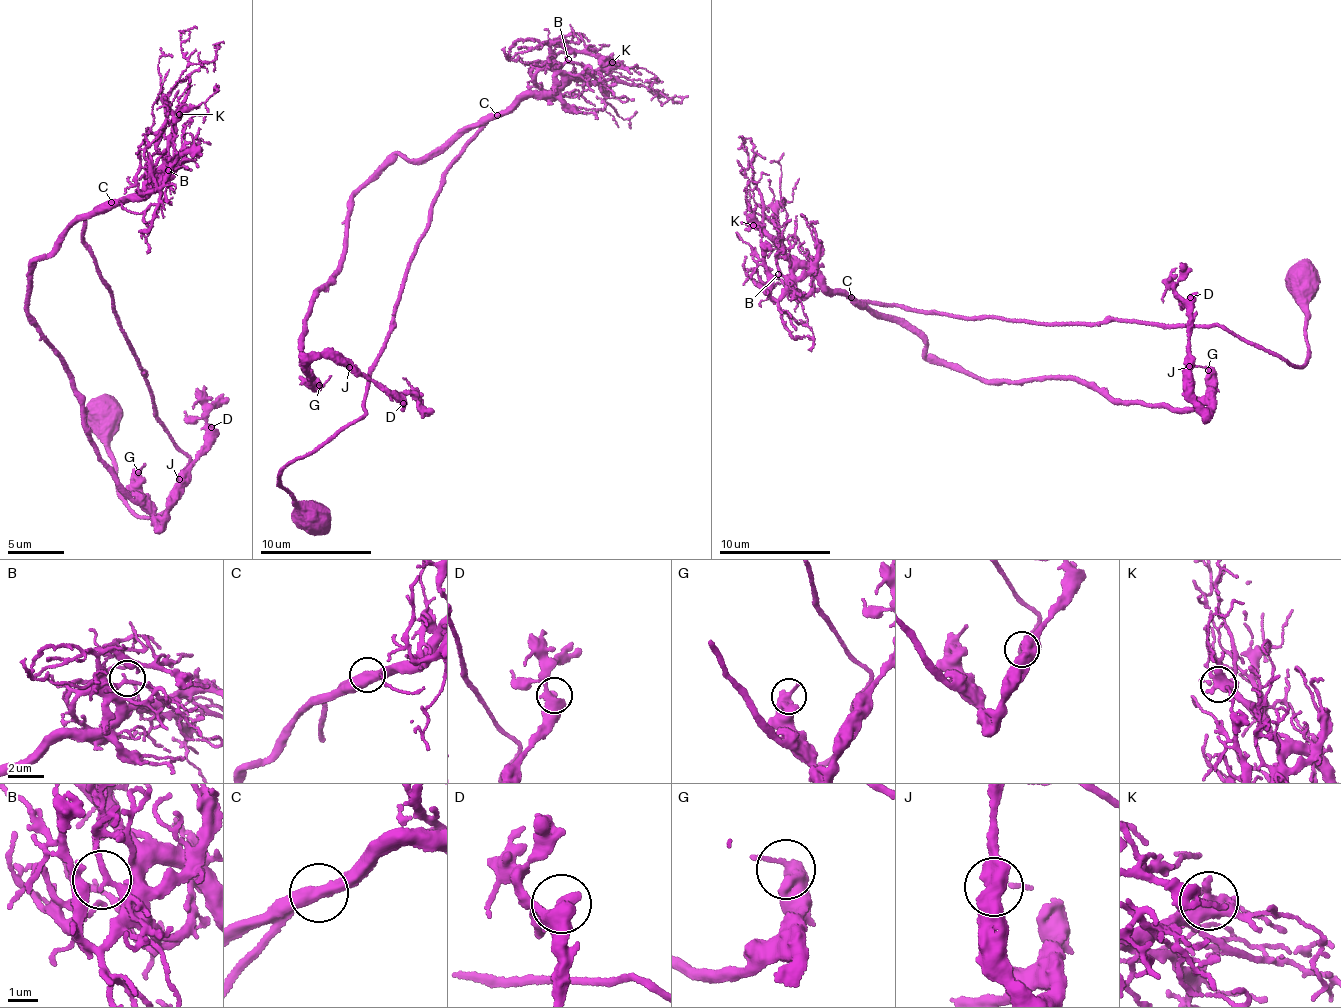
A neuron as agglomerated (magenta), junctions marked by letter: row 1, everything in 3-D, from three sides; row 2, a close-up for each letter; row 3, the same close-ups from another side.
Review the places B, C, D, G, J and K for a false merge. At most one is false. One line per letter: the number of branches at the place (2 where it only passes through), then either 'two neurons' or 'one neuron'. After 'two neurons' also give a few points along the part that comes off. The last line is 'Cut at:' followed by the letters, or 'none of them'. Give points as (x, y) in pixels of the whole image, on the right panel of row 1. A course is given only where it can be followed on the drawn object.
B: 2 branches meet; one neuron
C: 2 branches meet; one neuron
D: 2 branches meet; one neuron
G: 2 branches meet; one neuron
J: 2 branches meet; one neuron
K: 4 branches meet; one neuron
Cut at: none of them

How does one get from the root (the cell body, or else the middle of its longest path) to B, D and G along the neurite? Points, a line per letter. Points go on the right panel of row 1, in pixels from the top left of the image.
B: (1302, 280), (1308, 359), (1299, 367), (1218, 323), (968, 321), (862, 303), (805, 268), (778, 274)
D: (1302, 280), (1299, 367), (1218, 323), (876, 310), (988, 382), (1070, 374), (1116, 400), (1203, 408), (1190, 297)
G: (1302, 280), (1299, 367), (1218, 323), (876, 310), (988, 382), (1070, 374), (1116, 400), (1190, 409), (1208, 370)

